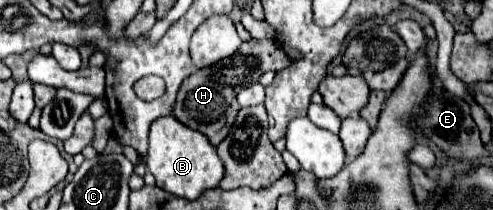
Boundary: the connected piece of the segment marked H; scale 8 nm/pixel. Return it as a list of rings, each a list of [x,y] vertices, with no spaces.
[[[272,40],[244,42],[232,58],[226,58],[222,62],[208,66],[208,68],[202,68],[182,82],[182,86],[178,90],[178,100],[174,104],[174,116],[178,120],[182,120],[186,126],[208,136],[208,140],[214,146],[218,146],[228,136],[228,132],[236,120],[236,114],[238,114],[236,94],[238,94],[238,90],[242,86],[246,86],[248,80],[258,80],[260,70],[262,72],[268,72],[268,70],[276,72],[286,66],[290,66],[288,56]]]

